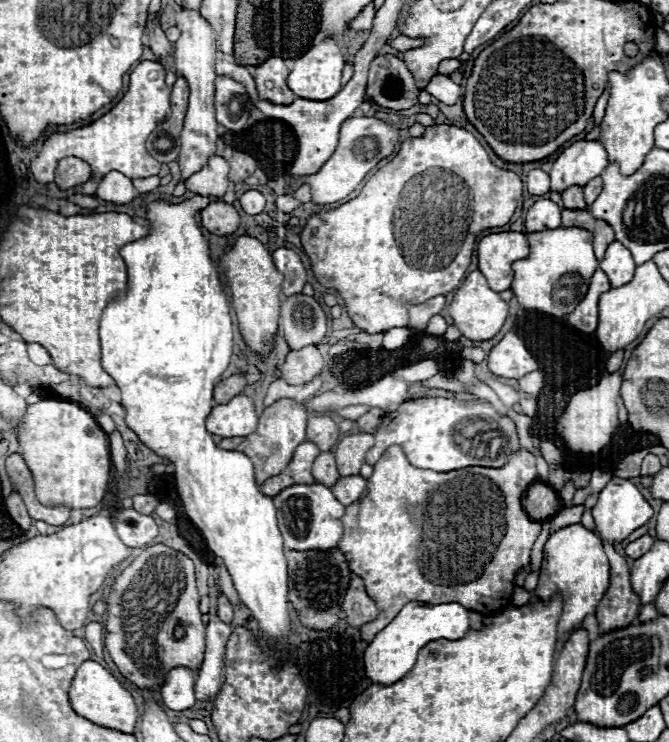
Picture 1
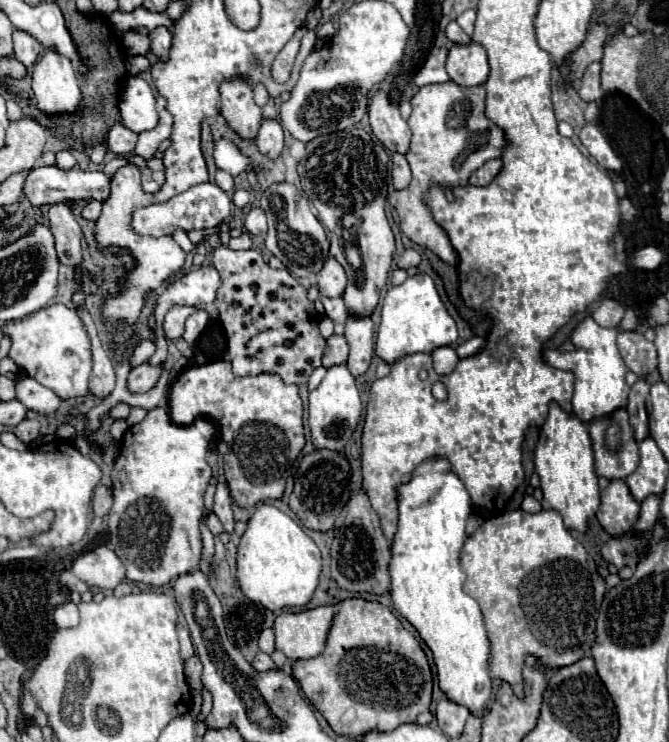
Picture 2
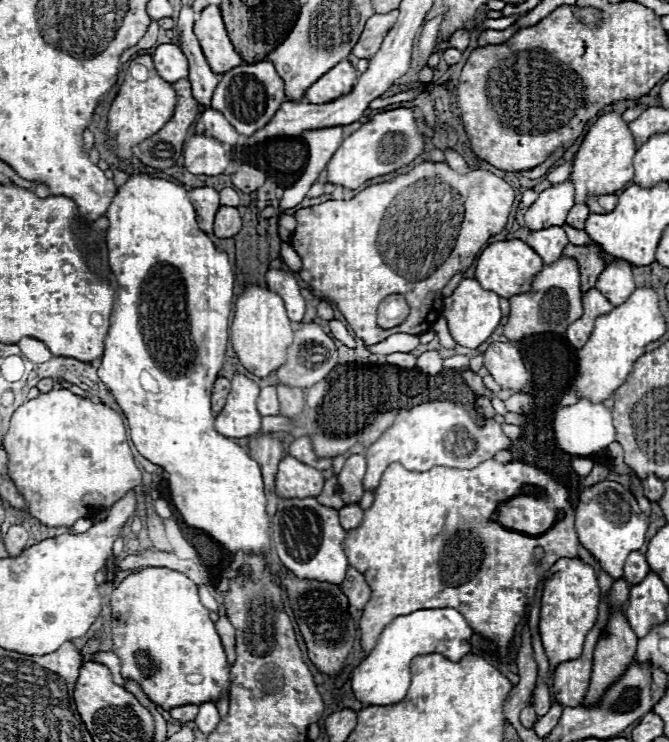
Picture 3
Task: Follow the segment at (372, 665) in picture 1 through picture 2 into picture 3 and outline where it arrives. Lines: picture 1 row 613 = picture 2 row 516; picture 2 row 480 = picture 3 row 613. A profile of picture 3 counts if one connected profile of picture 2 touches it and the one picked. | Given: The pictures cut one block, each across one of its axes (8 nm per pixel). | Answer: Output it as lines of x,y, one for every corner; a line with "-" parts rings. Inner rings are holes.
428,608
414,610
404,616
396,616
378,636
372,652
352,674
354,696
364,706
388,706
400,702
410,686
410,660
422,654
444,654
450,660
458,660
470,652
470,640
474,630
464,616
454,608

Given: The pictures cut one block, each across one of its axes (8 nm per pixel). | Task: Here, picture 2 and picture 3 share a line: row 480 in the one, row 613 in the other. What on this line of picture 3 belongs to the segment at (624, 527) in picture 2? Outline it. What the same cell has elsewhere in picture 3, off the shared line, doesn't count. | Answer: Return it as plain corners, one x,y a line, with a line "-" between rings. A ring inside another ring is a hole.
612,612
594,650
592,680
584,700
586,706
598,702
604,690
624,674
636,654
636,642
638,636
630,628
624,612

